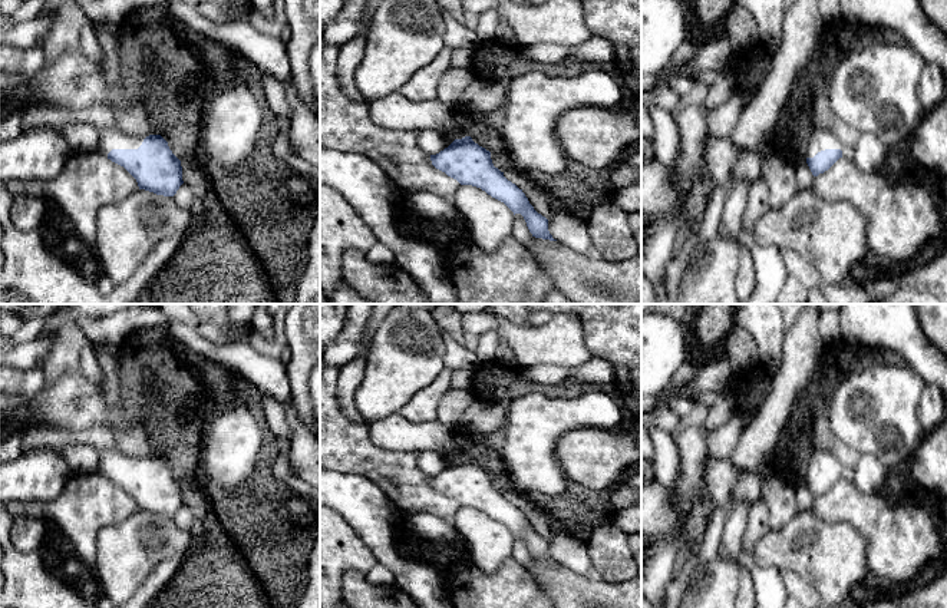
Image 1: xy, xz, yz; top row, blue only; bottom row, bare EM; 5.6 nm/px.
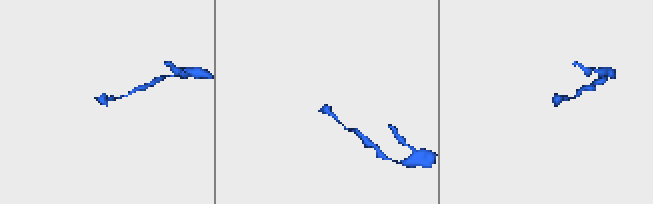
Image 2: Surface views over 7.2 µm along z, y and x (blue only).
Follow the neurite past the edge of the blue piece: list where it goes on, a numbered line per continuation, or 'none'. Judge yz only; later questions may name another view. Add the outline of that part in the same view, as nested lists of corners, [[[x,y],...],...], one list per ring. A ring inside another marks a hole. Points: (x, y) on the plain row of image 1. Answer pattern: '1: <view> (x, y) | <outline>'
1: yz (820, 461) | [[[814,446],[812,453],[809,456],[809,462],[806,465],[805,479],[814,479],[818,473],[825,470],[842,472],[844,469],[845,466],[832,452],[822,450]]]

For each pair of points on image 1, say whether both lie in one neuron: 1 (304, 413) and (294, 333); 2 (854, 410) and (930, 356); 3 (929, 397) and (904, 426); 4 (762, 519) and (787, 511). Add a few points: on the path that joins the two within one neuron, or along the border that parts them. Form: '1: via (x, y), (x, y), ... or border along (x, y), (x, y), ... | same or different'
1: via (300, 393), (300, 353) | same
2: border along (907, 364), (926, 383) | different
3: border along (926, 385), (919, 406), (919, 420), (924, 433) | different
4: border along (761, 499), (768, 508), (768, 525), (771, 528) | different

